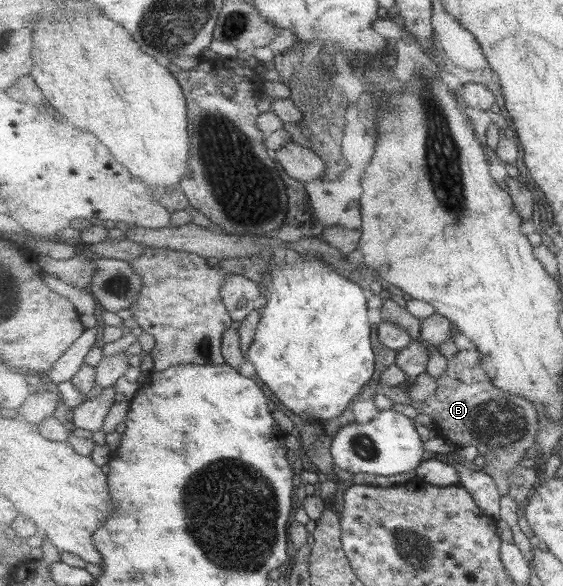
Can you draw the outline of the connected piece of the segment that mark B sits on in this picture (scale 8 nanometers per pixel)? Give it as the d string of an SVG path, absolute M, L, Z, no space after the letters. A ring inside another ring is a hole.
M465 350L457 352L447 360L447 370L438 377L439 390L421 402L413 400L406 391L401 390L399 386L389 386L383 384L378 388L379 394L384 394L393 403L409 404L419 413L428 414L435 422L441 425L441 436L456 442L459 448L463 446L475 446L478 455L483 456L485 465L483 470L490 474L500 488L500 492L508 497L511 494L510 476L512 472L523 462L527 456L527 450L536 444L536 438L539 434L539 410L535 408L530 400L523 398L521 394L511 394L506 390L501 390L494 385L494 379L490 377L487 368L483 367L483 358L480 352L476 350Z

